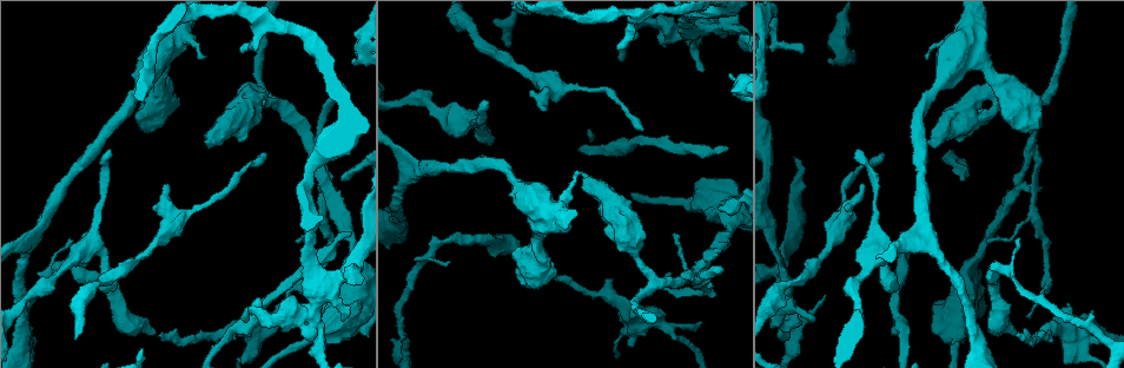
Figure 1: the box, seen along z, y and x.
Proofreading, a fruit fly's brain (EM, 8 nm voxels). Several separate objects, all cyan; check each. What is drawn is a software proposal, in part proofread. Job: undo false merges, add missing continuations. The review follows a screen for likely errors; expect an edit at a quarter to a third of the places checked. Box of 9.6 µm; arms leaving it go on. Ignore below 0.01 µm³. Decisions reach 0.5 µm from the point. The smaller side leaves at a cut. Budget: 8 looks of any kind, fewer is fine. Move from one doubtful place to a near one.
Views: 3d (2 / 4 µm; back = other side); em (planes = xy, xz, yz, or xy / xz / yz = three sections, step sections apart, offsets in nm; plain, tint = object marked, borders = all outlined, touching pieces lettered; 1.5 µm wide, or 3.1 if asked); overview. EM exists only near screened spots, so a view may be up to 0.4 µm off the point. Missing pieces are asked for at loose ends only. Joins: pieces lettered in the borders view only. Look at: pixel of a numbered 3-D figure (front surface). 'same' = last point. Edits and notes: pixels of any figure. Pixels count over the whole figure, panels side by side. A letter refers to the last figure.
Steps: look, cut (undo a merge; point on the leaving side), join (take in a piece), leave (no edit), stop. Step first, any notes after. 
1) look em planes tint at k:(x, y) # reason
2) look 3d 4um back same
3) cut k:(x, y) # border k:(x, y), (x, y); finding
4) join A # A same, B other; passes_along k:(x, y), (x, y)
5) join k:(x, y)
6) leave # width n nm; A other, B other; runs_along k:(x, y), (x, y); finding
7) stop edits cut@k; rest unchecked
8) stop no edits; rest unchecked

look em planes borders at 1:(346, 317) # free end

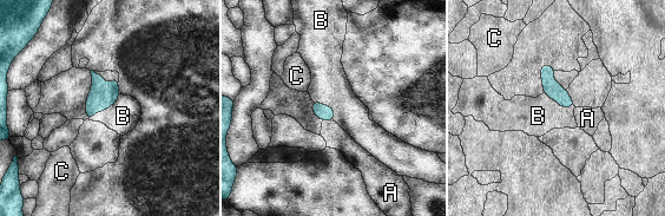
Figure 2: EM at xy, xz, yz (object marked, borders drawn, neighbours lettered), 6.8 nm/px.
join A # A same, B other, C other; it goes on there

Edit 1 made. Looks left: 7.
look 3d 2um at 1:(995, 265) # abrupt turn

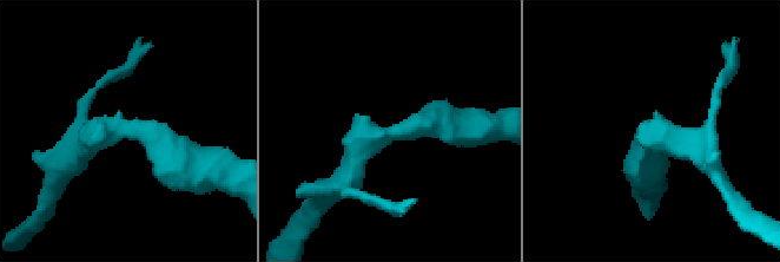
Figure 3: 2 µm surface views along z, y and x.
look em planes tint at 3:(117, 127)

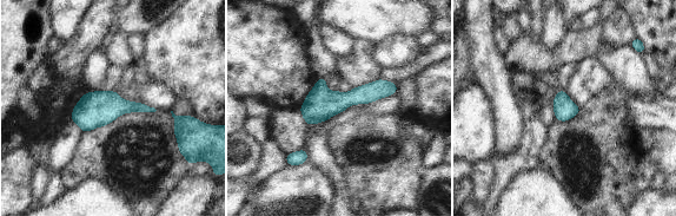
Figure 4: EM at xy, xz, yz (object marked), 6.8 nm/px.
look em planes borders same

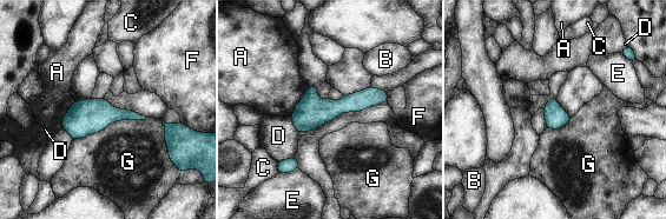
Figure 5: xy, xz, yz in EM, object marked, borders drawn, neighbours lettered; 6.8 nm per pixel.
leave # longest_contact G 550 nm; A other, B other, C other, D other, E other, F other, G other; runs_along 5:(384, 94), (295, 119); all the same neuron

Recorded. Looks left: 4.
look em planes borders at 1:(208, 57) # free end

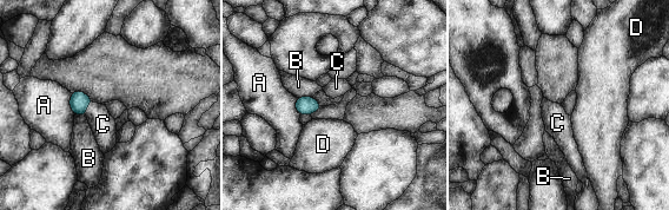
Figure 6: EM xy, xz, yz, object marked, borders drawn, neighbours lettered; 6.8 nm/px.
join C # A other, B other, C same, D other; passes_along 6:(79, 100), (86, 106), (103, 124); the neuron continues

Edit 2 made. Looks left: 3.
look em xz step 4 tint at 1:(309, 142) # three-way junction

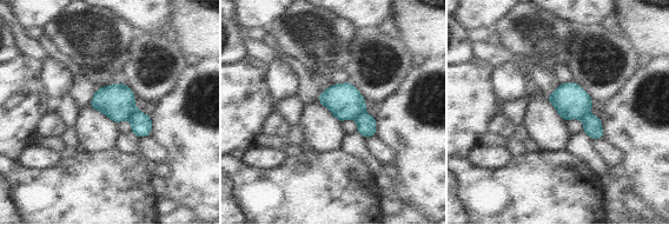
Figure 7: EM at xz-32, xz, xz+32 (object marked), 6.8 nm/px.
look em yz step 4 borders same # cut it another way

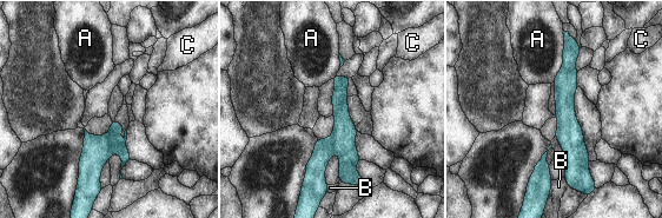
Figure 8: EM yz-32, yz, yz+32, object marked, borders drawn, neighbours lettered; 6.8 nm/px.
cut 8:(118, 145) # A other, B other, C other; part_leaving 8:(567, 50), (573, 173); a second neuron is stuck on

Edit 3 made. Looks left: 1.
stop edits join@2, join@6, cut@8; rest unchecked

